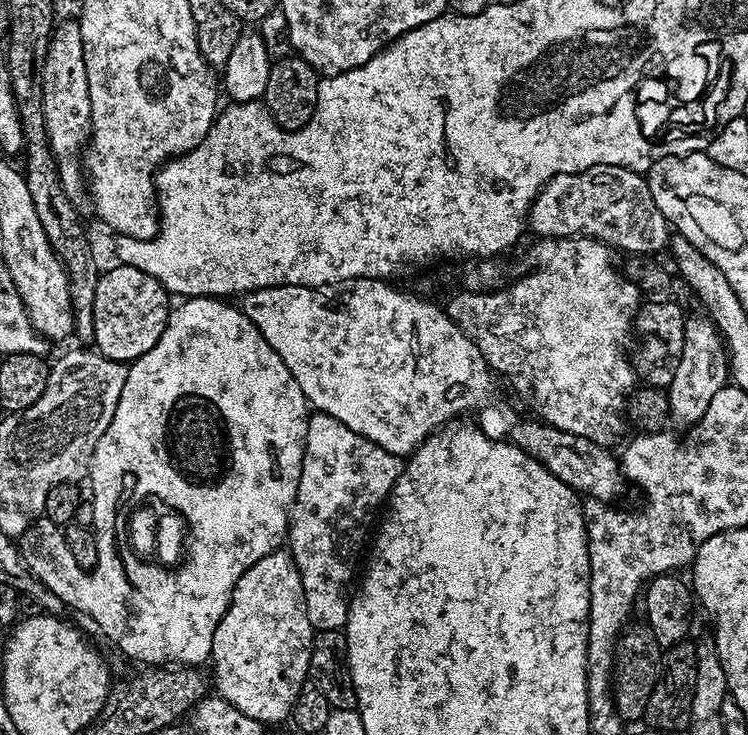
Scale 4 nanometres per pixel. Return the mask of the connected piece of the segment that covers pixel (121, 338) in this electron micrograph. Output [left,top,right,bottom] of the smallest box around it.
[94,263,170,362]

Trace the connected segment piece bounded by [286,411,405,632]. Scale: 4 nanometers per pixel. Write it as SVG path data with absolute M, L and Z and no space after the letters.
M313 411L309 415L308 429L304 435L302 474L298 482L296 501L292 504L288 517L286 544L302 578L306 610L316 632L341 631L348 621L348 611L354 595L354 581L358 576L356 559L359 558L360 551L362 551L361 556L365 551L370 529L378 513L385 507L394 482L398 482L404 466L405 461L401 457L390 454L390 450L384 450L382 446L370 442L362 434L354 434L354 430L350 430L350 426L342 426L338 418L330 418L330 414L318 411Z

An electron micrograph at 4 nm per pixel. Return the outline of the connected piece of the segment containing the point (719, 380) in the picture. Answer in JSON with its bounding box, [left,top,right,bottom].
[666,315,730,426]

